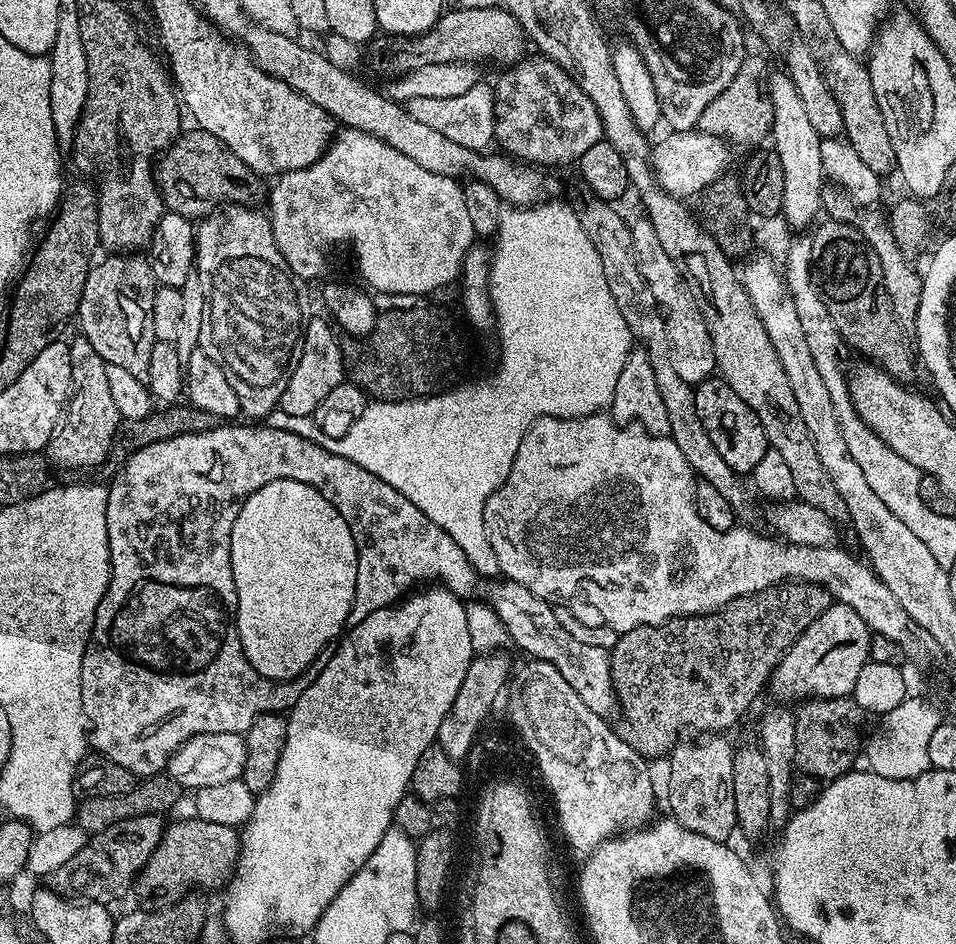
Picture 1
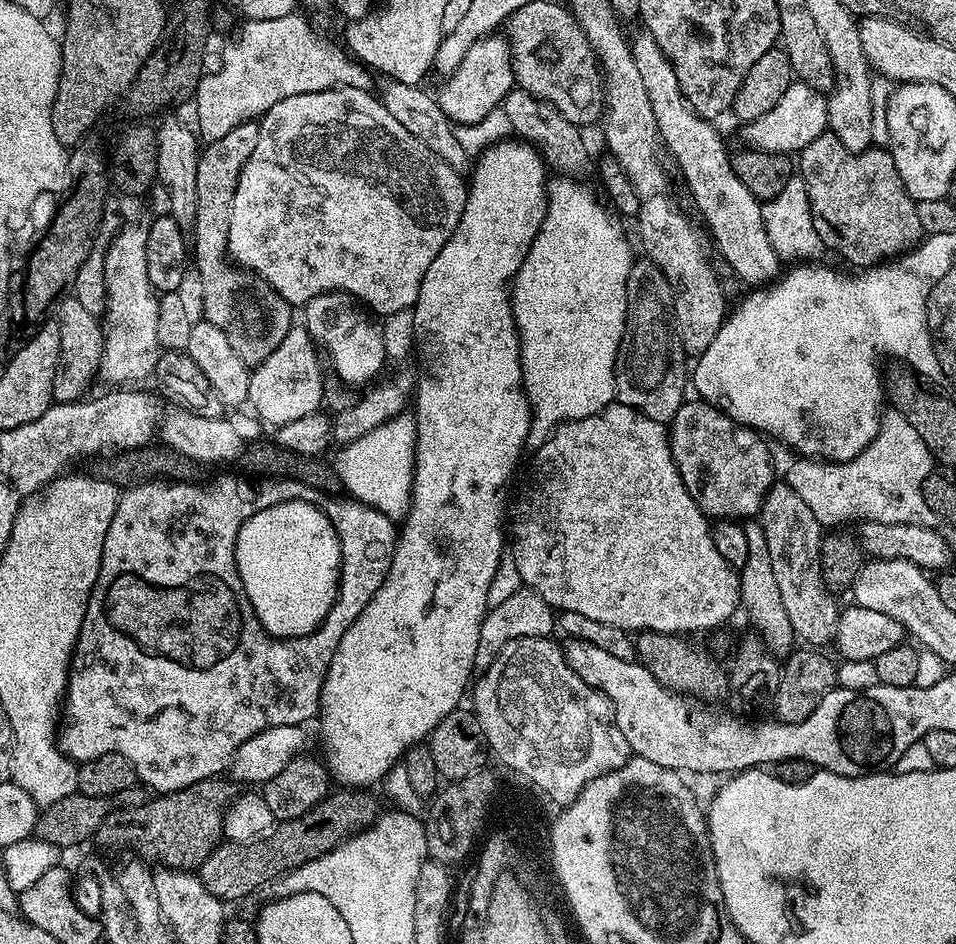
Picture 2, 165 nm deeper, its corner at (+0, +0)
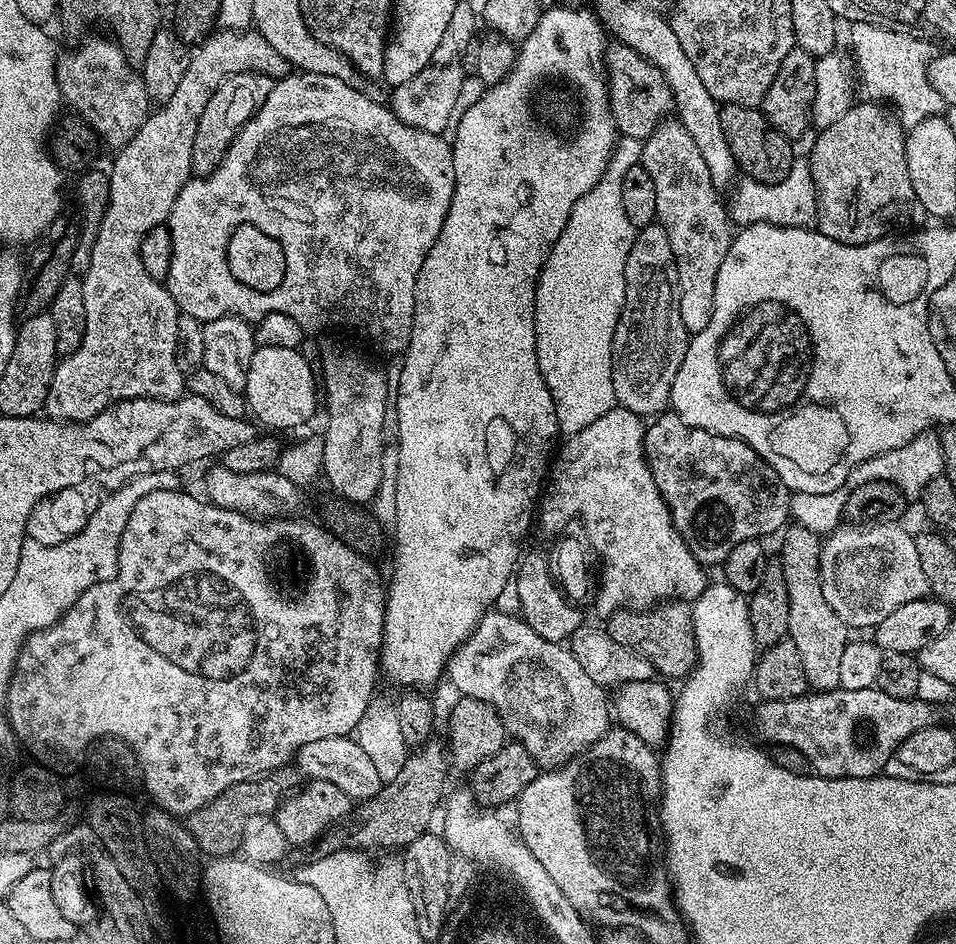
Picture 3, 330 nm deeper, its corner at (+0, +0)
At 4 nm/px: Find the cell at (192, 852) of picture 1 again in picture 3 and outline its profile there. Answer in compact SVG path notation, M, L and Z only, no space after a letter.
M439 738L427 740L423 748L409 755L398 778L387 781L377 796L372 796L359 805L360 820L340 826L345 828L337 827L335 830L325 832L316 841L315 851L321 856L329 856L345 850L407 848L410 842L414 842L414 838L418 838L433 827L432 815L435 814L436 807L438 812L446 792L444 779L448 776L448 768L450 769L450 757L445 741Z

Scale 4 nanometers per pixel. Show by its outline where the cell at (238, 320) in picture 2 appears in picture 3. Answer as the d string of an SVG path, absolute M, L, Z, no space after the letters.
M236 72L233 76L225 78L218 86L218 90L214 90L214 94L210 94L210 102L206 102L206 106L202 110L202 118L198 118L198 130L194 134L192 143L192 170L197 177L208 176L220 165L229 146L234 142L234 138L242 130L242 126L246 122L250 122L250 118L255 116L257 110L266 102L273 83L273 77L264 72Z

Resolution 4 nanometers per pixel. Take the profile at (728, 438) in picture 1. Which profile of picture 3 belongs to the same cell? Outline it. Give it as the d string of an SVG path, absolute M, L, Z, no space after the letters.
M668 410L663 414L657 415L644 429L644 456L648 459L648 465L652 471L654 482L658 486L658 490L662 494L662 498L667 502L668 509L672 515L674 526L684 537L684 541L691 548L696 559L705 566L723 565L724 559L730 554L730 550L734 550L734 546L738 546L738 542L746 542L747 540L760 540L764 536L772 536L781 531L789 523L790 520L790 502L792 501L792 493L782 482L782 478L778 478L776 471L764 461L759 454L753 450L749 444L742 442L733 436L723 436L722 434L714 434L710 430L702 430L690 426L686 422L682 422L682 418L677 416L675 412Z

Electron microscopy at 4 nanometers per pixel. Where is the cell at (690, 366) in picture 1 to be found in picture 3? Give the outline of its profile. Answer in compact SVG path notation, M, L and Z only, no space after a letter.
M665 118L643 141L639 163L654 178L654 192L658 194L656 220L664 225L674 250L678 270L678 310L682 310L682 326L689 334L706 330L714 310L714 286L718 270L732 245L734 228L728 225L728 214L720 201L721 193L712 181L706 161L698 154L694 138L686 126L676 118Z

